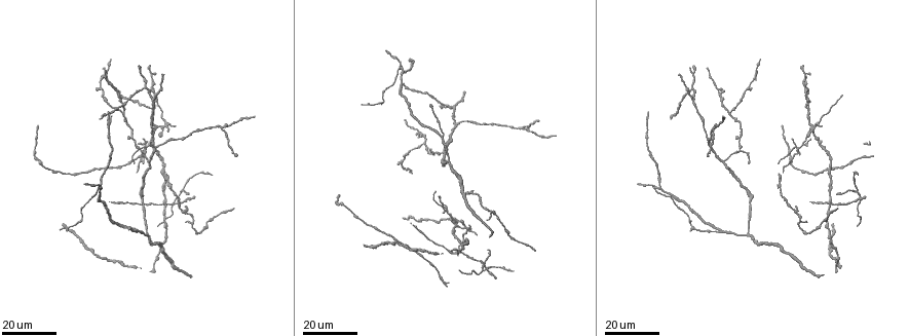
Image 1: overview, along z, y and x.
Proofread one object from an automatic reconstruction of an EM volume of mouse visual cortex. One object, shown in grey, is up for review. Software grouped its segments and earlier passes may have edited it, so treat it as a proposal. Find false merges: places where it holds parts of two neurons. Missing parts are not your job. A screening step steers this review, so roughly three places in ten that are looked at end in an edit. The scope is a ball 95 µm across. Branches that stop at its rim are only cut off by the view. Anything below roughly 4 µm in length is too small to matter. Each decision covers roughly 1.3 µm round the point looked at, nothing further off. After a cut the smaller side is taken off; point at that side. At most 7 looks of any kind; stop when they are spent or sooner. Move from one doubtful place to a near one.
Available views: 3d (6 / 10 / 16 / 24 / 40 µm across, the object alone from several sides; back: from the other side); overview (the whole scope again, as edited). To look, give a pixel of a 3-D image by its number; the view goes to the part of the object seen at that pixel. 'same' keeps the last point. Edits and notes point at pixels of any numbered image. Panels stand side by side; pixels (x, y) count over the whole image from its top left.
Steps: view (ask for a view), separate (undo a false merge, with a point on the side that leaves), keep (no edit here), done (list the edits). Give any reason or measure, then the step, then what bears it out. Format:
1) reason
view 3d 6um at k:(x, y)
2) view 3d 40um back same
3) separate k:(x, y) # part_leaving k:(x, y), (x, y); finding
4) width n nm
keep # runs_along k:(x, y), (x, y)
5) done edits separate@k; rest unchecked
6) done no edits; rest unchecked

view 3d 24um at 1:(811, 123)

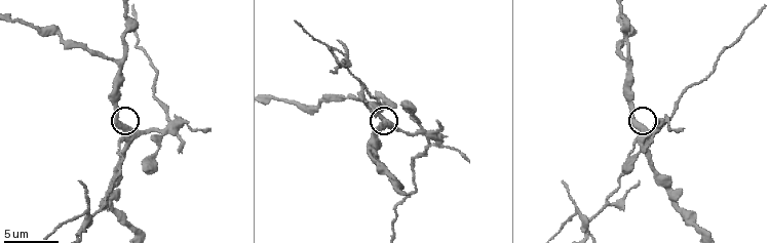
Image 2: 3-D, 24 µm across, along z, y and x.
view 3d 10um at 2:(640, 127)

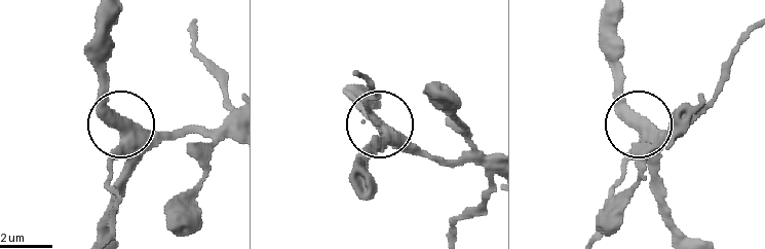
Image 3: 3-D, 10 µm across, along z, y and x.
separate 3:(108, 179) # part_leaving 3:(122, 146), (109, 171), (116, 198), (109, 230); two neurons meet here

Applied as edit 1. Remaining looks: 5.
branch point
view 3d 24um at 1:(858, 192)

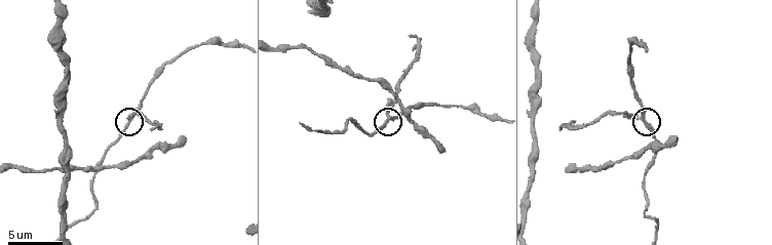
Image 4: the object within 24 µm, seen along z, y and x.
view 3d 10um at 4:(644, 115)

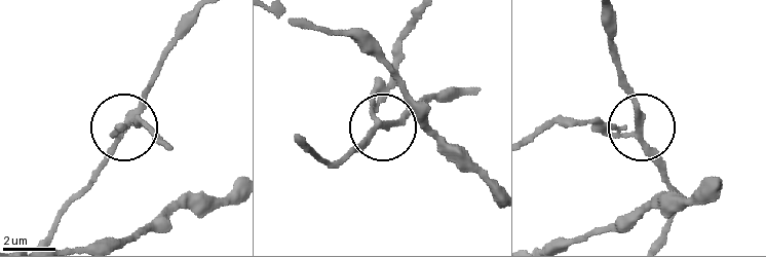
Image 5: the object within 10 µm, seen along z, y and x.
width 220 nm
keep # all the same neuron

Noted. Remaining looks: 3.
three-way junction
view 3d 24um at 1:(194, 222)

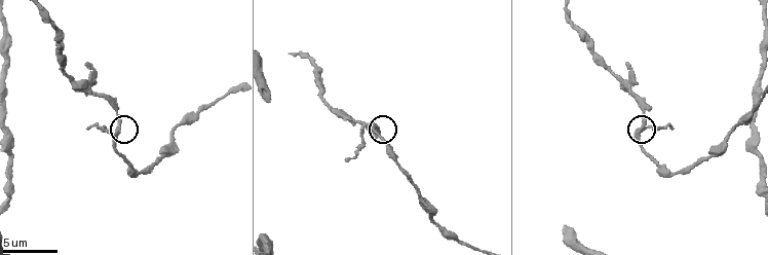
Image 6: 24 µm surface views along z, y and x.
view 3d 6um at 6:(636, 133)

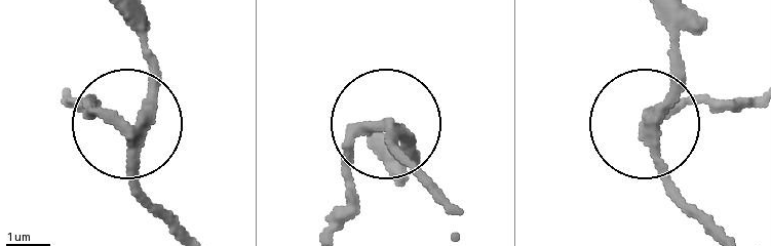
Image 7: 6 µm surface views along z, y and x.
width 250 nm
keep # one neuron here

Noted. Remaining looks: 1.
done edits separate@3; rest unchecked

